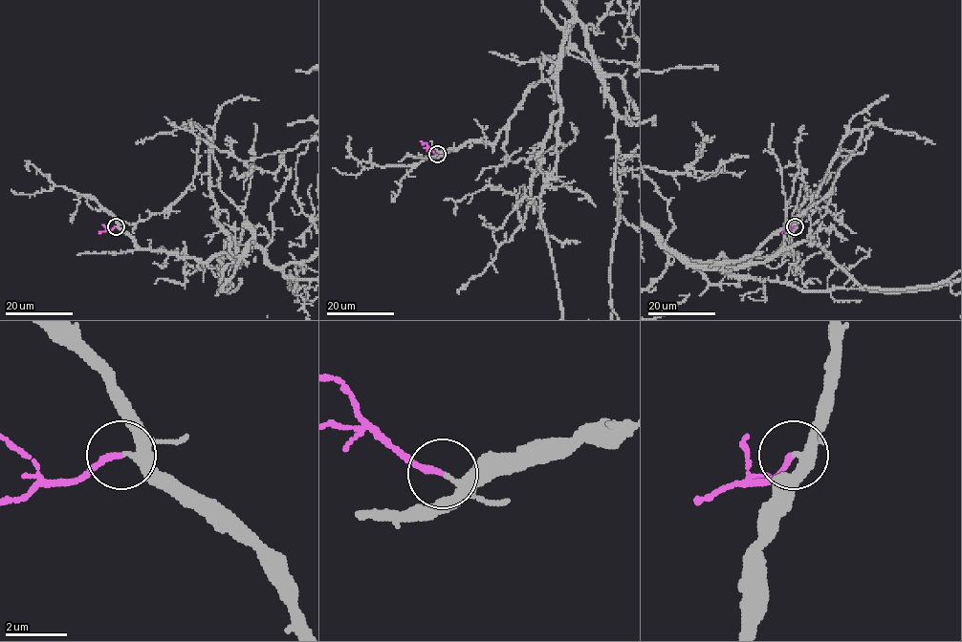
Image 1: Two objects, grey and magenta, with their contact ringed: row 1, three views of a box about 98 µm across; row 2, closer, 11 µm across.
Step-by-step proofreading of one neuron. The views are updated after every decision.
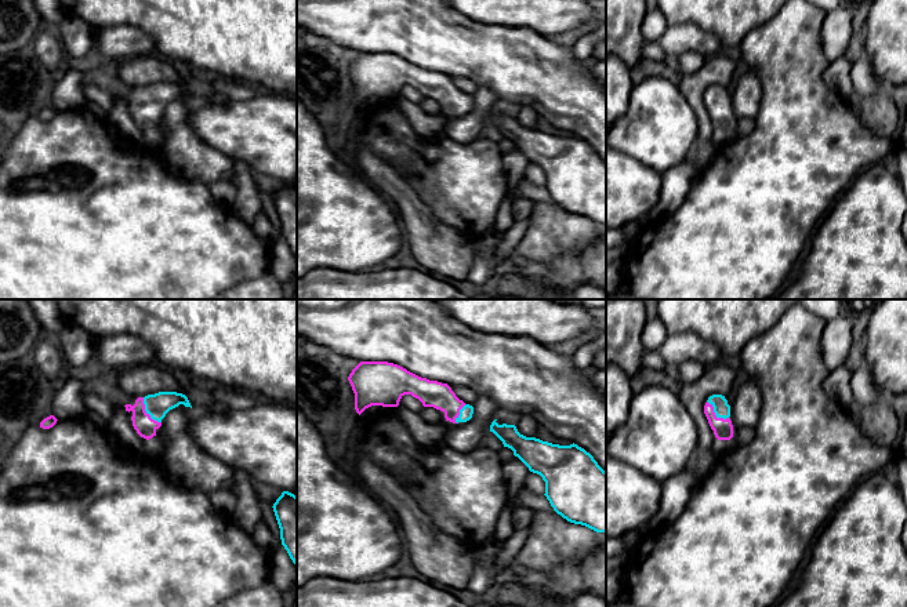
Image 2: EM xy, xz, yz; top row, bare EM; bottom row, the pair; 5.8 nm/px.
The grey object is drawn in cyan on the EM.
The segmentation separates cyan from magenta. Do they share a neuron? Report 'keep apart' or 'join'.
join

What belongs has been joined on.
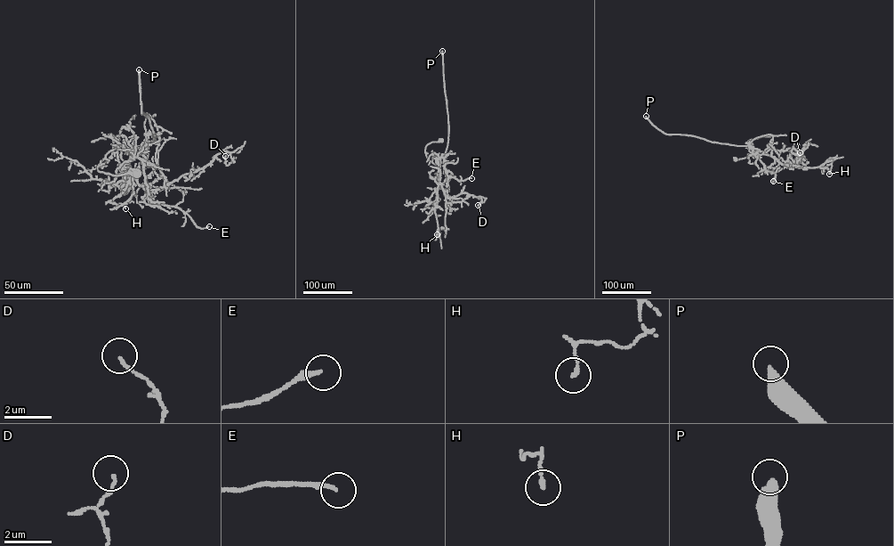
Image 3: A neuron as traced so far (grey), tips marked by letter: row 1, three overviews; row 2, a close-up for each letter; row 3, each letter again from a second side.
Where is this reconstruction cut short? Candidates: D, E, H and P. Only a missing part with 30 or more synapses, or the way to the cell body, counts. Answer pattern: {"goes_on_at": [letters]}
{"goes_on_at": ["P"]}

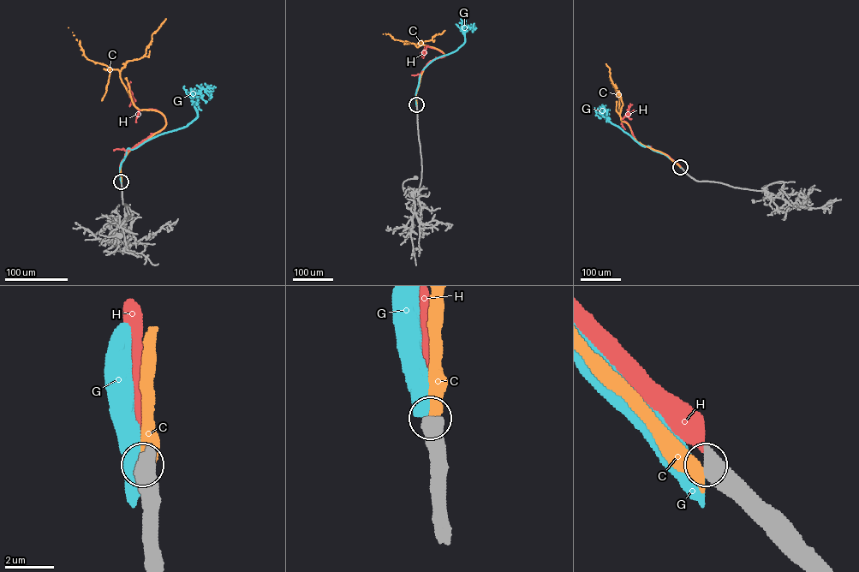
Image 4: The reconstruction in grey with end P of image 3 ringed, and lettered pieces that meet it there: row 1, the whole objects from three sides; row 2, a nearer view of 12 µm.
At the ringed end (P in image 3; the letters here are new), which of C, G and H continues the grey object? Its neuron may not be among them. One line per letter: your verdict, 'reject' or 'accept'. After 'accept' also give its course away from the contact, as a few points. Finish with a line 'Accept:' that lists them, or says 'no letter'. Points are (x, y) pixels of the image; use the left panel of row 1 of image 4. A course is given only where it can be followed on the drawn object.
C: reject
G: reject
H: reject
Accept: no letter

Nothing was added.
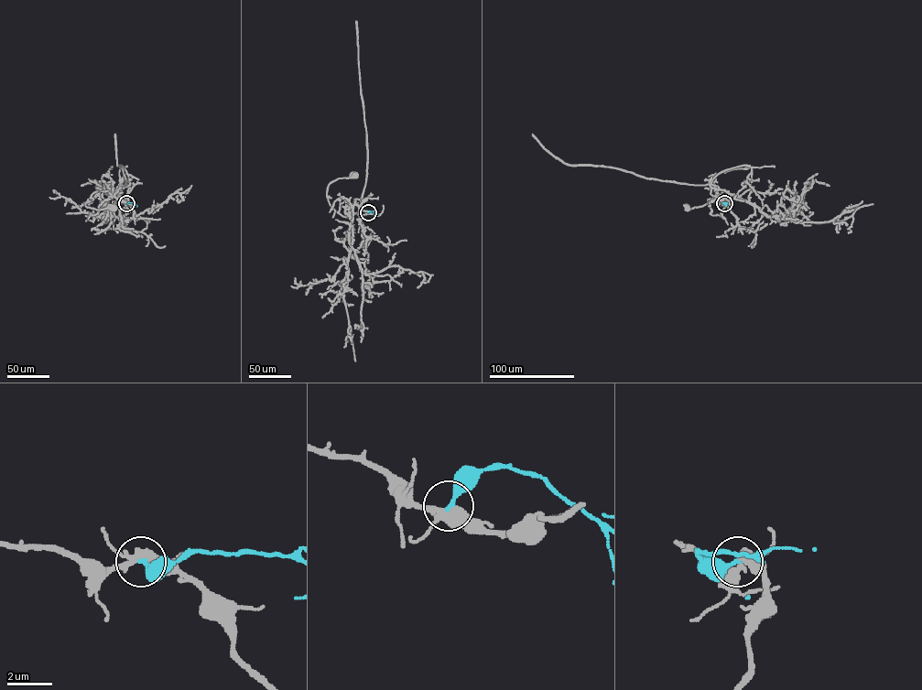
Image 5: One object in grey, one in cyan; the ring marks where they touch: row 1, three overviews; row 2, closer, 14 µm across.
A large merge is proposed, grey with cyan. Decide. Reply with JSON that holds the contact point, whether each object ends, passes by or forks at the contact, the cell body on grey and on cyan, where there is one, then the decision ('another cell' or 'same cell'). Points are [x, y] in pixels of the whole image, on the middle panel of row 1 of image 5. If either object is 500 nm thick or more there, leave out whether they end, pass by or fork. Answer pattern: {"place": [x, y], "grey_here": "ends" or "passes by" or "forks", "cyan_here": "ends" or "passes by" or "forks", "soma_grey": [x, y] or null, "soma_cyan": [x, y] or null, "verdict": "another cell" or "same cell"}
{"place": [368, 212], "grey_here": "forks", "cyan_here": "ends", "soma_grey": [354, 176], "soma_cyan": null, "verdict": "another cell"}

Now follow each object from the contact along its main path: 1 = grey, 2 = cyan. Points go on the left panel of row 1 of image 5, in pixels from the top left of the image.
1: (126, 203), (119, 202), (108, 191), (100, 190), (94, 192), (85, 202), (86, 206), (96, 210), (113, 208)
2: (126, 203), (137, 206)

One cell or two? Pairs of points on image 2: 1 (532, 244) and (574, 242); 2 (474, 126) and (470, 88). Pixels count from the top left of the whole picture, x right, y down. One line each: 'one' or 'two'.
1: one
2: two

